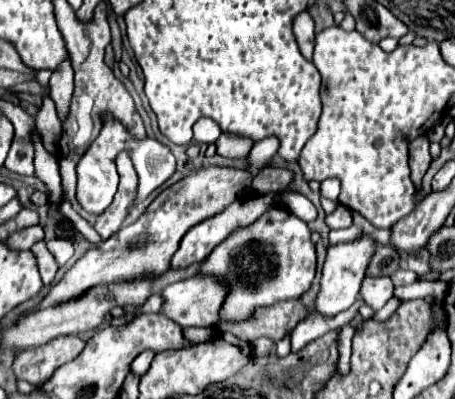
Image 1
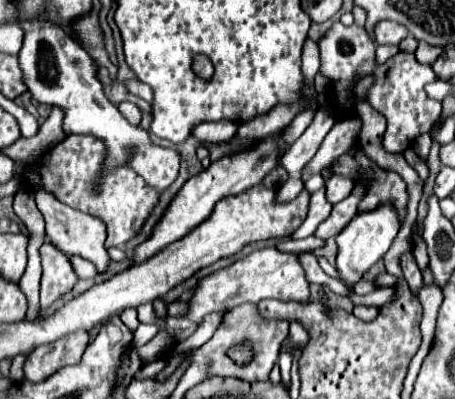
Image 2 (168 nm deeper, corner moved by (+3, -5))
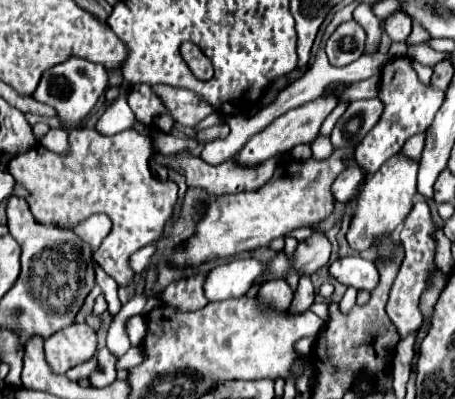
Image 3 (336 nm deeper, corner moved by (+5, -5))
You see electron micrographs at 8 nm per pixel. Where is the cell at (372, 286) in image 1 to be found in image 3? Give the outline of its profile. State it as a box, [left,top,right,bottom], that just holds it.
[339,287,357,313]

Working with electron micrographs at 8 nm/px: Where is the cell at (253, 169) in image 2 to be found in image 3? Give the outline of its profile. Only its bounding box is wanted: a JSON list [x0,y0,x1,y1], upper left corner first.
[235,95,337,165]

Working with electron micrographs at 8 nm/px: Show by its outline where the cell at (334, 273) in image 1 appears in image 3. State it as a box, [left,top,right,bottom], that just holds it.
[347,153,419,251]

